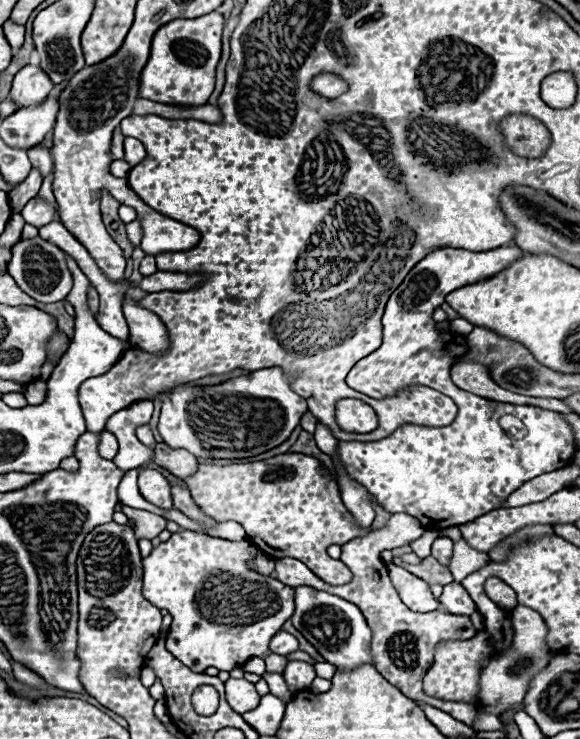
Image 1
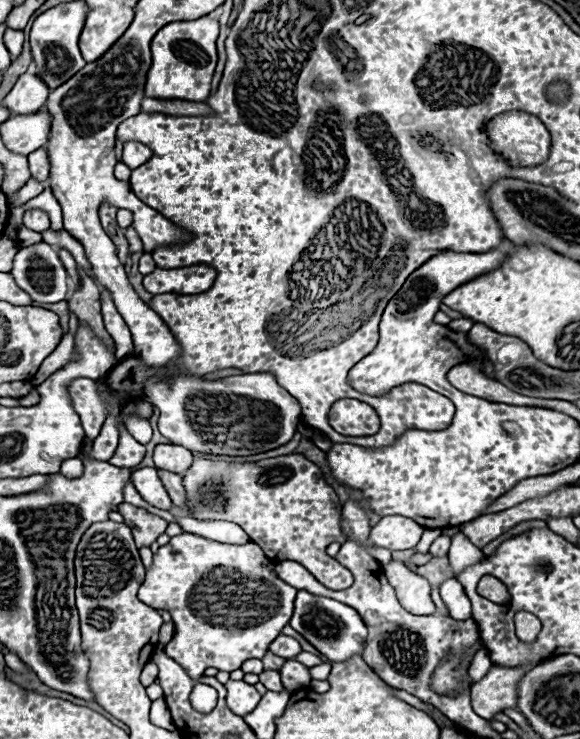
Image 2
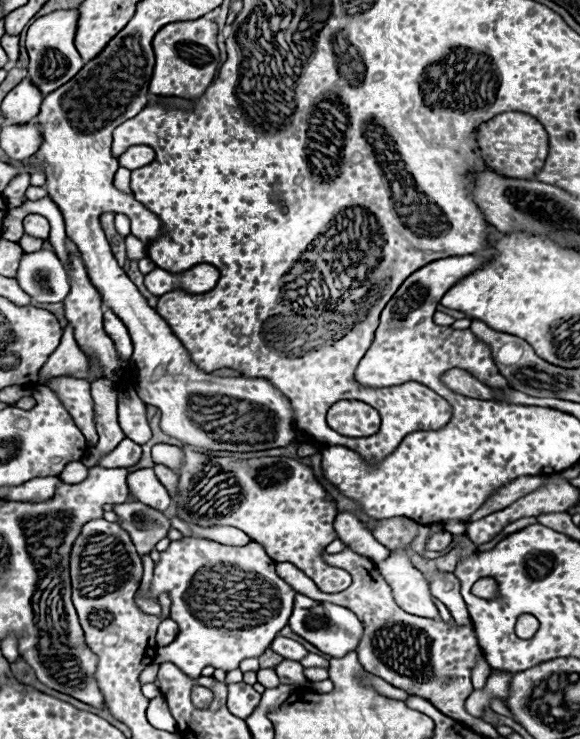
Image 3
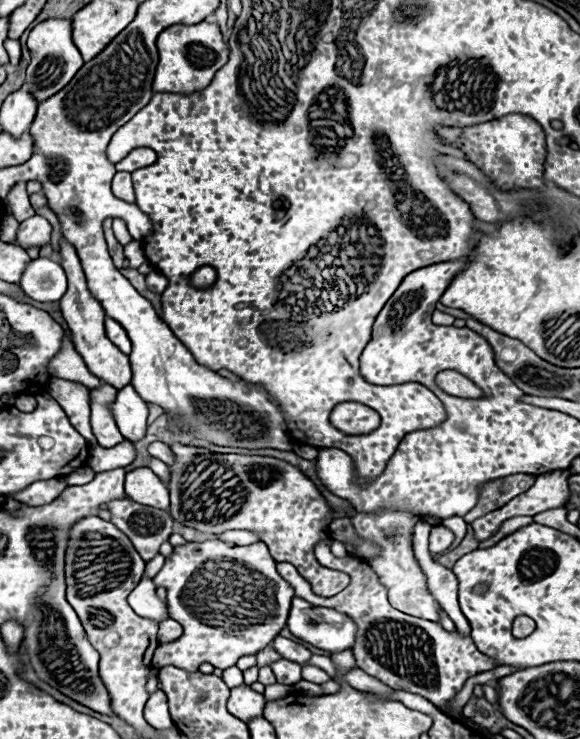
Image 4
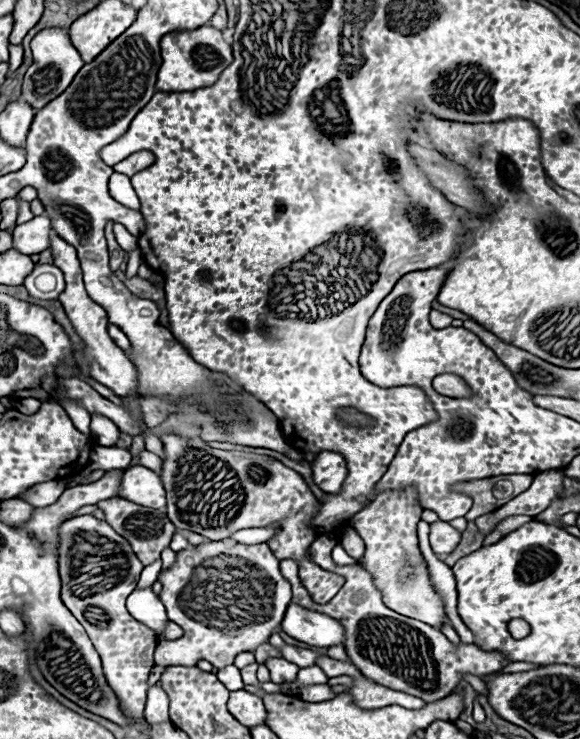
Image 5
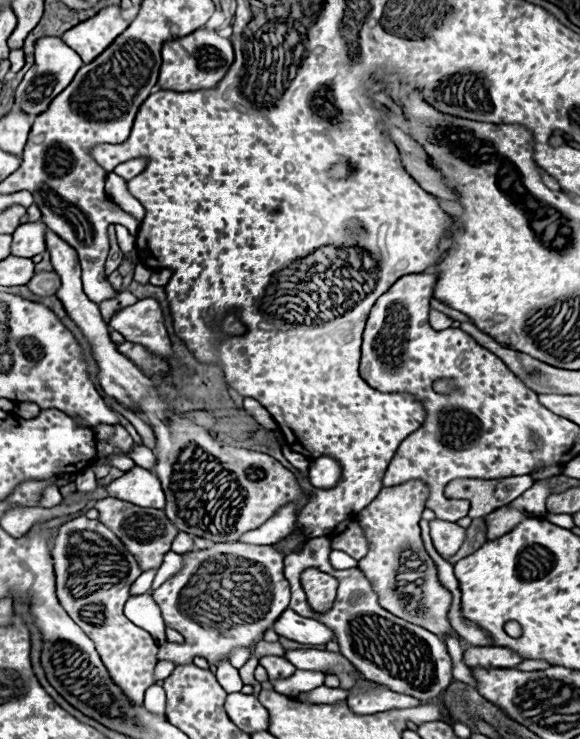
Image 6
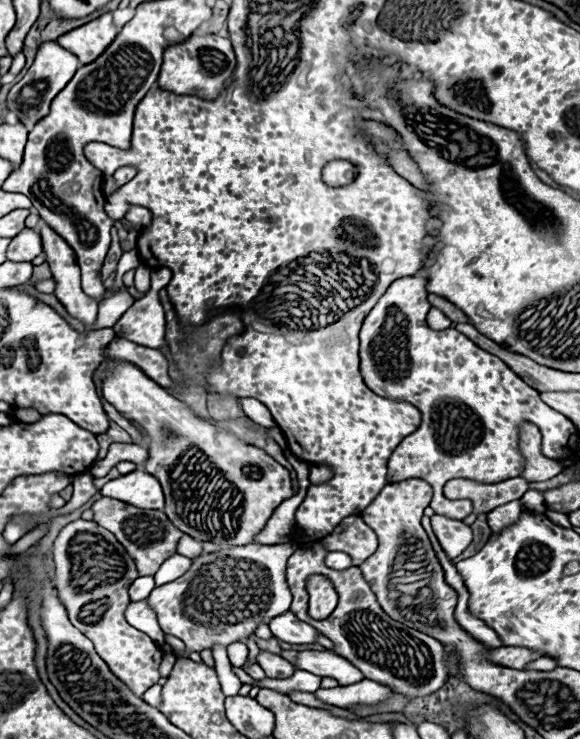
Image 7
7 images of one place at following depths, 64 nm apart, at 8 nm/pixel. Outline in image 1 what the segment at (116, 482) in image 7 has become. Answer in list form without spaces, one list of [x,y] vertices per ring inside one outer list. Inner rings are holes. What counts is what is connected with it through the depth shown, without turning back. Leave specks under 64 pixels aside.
[[[140,470],[138,474],[138,488],[140,494],[152,502],[158,508],[172,508],[172,496],[170,496],[170,486],[164,476],[160,476],[158,470]]]

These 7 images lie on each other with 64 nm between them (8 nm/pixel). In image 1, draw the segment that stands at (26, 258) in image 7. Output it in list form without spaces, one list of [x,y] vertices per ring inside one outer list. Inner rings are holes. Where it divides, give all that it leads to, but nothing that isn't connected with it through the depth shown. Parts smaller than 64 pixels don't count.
[[[34,198],[24,206],[24,210],[20,214],[26,220],[26,224],[32,224],[32,226],[40,228],[40,226],[46,226],[54,218],[54,208],[48,206],[46,202]]]

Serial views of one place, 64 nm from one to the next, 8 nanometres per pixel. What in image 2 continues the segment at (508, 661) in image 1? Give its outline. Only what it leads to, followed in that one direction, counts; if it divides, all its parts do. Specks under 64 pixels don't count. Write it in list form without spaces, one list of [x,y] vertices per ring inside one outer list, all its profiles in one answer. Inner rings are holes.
[[[530,612],[516,614],[516,634],[522,642],[534,642],[540,632],[540,620]],[[536,664],[526,666],[526,668],[502,668],[502,666],[492,666],[488,674],[472,684],[472,710],[490,720],[494,714],[498,714],[504,708],[514,708],[516,706],[516,692],[518,692],[518,680],[526,670],[532,670]]]

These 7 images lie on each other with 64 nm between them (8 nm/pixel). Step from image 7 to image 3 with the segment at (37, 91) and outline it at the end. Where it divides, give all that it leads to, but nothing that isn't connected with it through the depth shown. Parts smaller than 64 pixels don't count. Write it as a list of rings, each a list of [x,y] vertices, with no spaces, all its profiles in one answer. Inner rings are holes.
[[[58,10],[54,14],[46,14],[38,18],[28,28],[28,36],[26,36],[26,48],[30,54],[28,78],[42,94],[50,94],[56,88],[60,88],[62,84],[72,80],[74,74],[84,66],[84,60],[80,58],[74,46],[76,22],[78,22],[78,10]]]

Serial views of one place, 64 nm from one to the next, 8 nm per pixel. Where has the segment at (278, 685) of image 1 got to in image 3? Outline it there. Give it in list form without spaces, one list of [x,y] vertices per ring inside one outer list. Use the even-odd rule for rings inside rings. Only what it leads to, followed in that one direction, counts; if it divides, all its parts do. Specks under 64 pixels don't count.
[[[260,668],[260,670],[258,670],[258,682],[260,682],[264,688],[274,688],[274,686],[280,684],[280,682],[278,682],[278,676],[274,674],[272,668]]]

